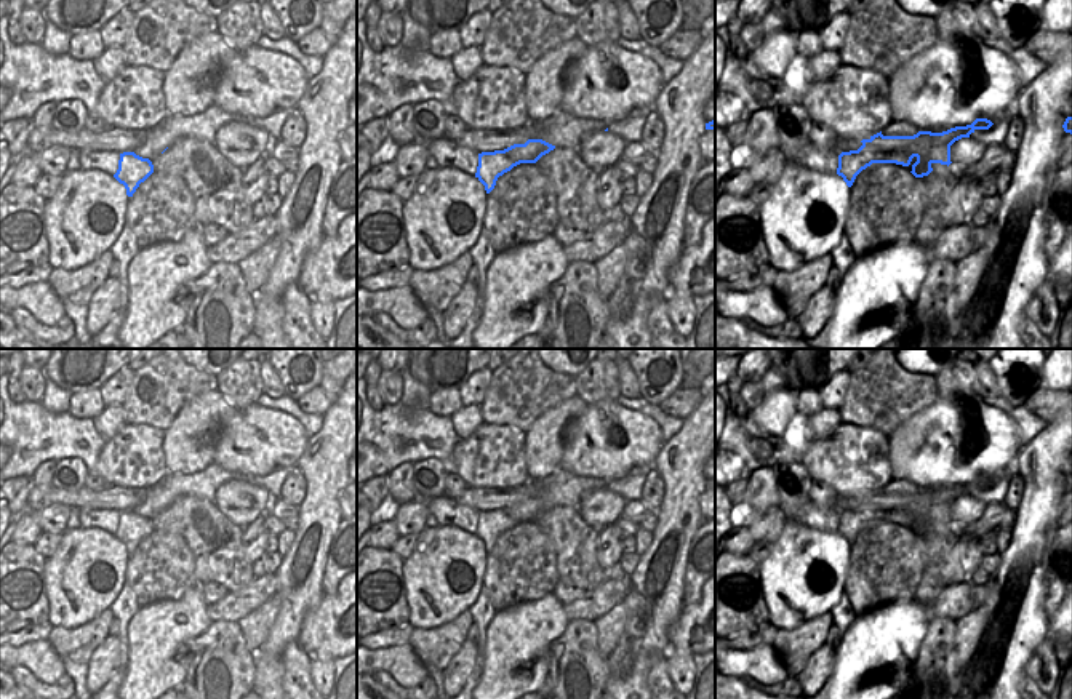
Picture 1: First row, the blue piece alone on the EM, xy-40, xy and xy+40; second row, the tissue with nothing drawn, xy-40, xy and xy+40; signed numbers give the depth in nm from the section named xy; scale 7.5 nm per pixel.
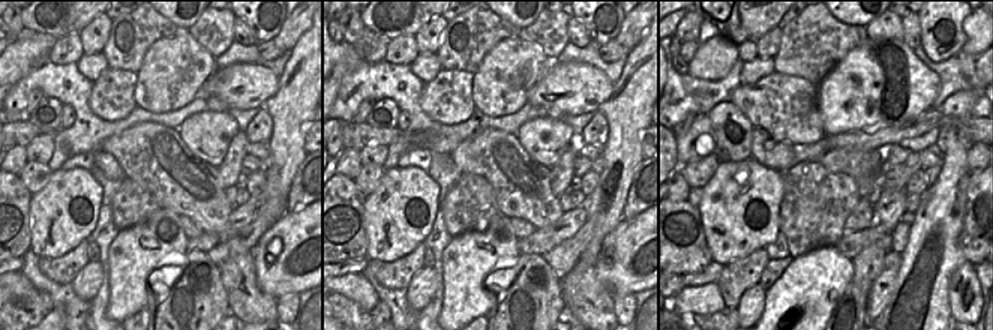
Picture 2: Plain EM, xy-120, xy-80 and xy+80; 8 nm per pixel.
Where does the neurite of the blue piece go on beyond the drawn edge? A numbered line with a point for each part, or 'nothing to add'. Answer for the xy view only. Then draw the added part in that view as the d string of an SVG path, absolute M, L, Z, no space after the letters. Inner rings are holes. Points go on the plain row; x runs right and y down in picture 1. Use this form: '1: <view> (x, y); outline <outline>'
1: xy (479, 499); outline M525 481L515 488L507 489L490 489L490 488L467 488L462 496L453 497L462 507L470 507L477 512L504 509L514 502L534 497L536 489Z

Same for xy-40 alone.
1: xy-40 (120, 499); outline M30 481L26 507L38 513L43 507L59 502L75 509L114 509L123 512L142 505L146 496L146 489L117 488L114 485L101 491L90 491L86 488L66 491L53 485L48 488L37 488Z

